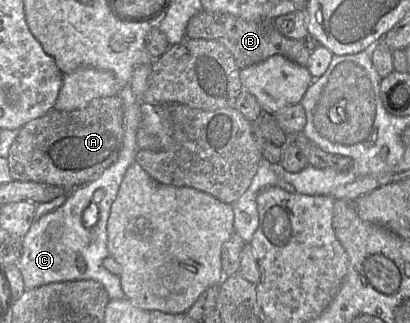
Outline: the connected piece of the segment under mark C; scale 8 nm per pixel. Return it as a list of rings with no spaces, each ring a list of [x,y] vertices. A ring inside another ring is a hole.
[[[130,83],[120,90],[118,96],[124,98],[124,140],[118,159],[99,178],[70,191],[66,202],[59,208],[33,221],[29,231],[22,238],[23,251],[17,263],[25,290],[53,282],[95,280],[105,288],[109,299],[125,298],[119,275],[109,272],[103,266],[103,261],[110,256],[107,248],[107,223],[111,206],[117,197],[127,169],[136,160],[139,150],[137,132],[141,125],[143,111],[141,100],[135,96]],[[98,189],[105,191],[104,197],[99,202],[94,202],[93,195]],[[85,210],[90,215],[90,221],[84,223]]]

